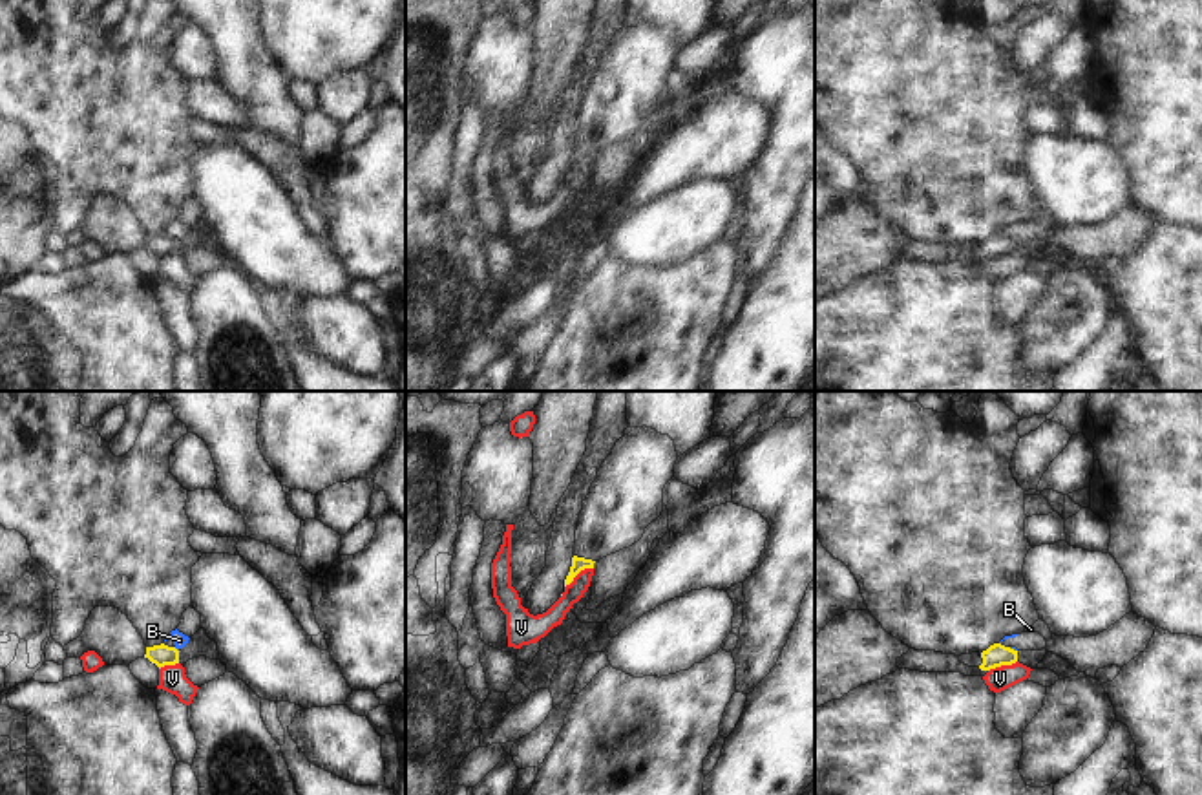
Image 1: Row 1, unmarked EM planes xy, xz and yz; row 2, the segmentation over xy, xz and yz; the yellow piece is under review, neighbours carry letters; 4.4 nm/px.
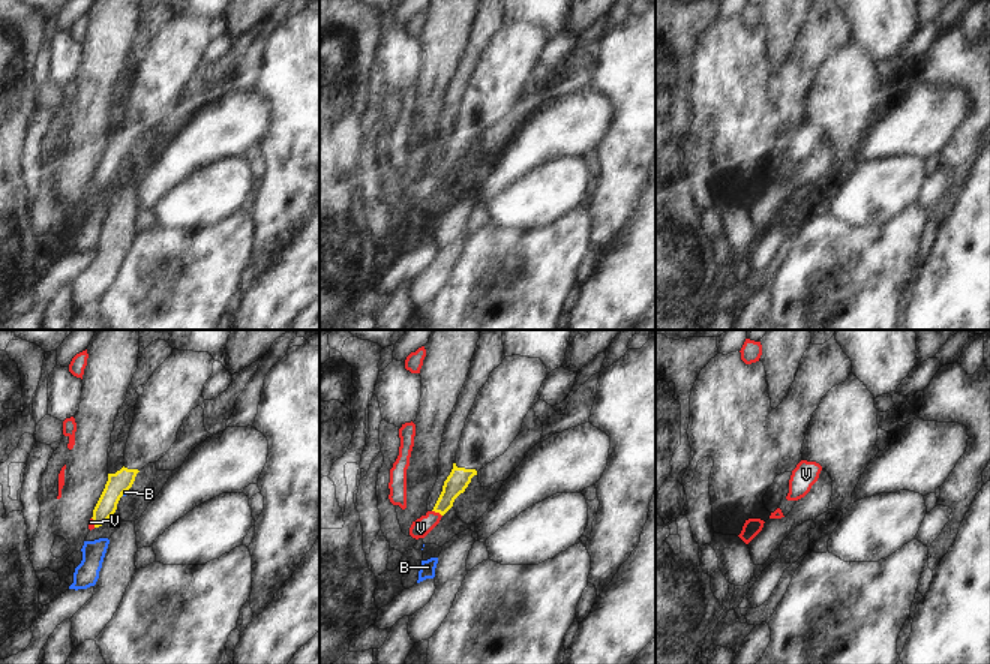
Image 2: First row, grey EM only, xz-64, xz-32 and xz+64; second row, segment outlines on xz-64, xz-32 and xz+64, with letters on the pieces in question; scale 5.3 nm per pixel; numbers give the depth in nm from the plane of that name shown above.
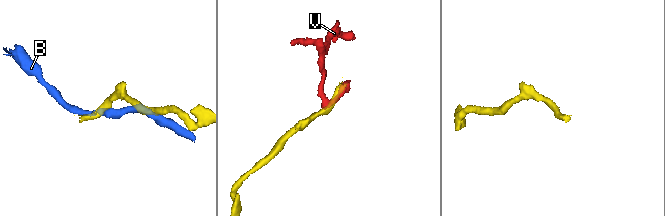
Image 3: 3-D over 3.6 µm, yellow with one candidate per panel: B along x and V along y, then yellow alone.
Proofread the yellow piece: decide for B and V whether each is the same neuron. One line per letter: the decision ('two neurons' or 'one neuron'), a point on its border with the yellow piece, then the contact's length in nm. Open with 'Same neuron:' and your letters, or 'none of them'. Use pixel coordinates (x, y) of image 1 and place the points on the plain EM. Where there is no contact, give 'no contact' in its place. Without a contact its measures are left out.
Same neuron: none of them
B: two neurons; meets yellow in xy at (176, 240); contact 30 nm long
V: two neurons; meets yellow in xz at (578, 163); contact 160 nm long

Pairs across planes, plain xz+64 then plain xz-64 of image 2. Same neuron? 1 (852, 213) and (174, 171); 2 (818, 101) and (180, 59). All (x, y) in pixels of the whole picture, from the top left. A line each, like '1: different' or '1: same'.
1: different
2: same

